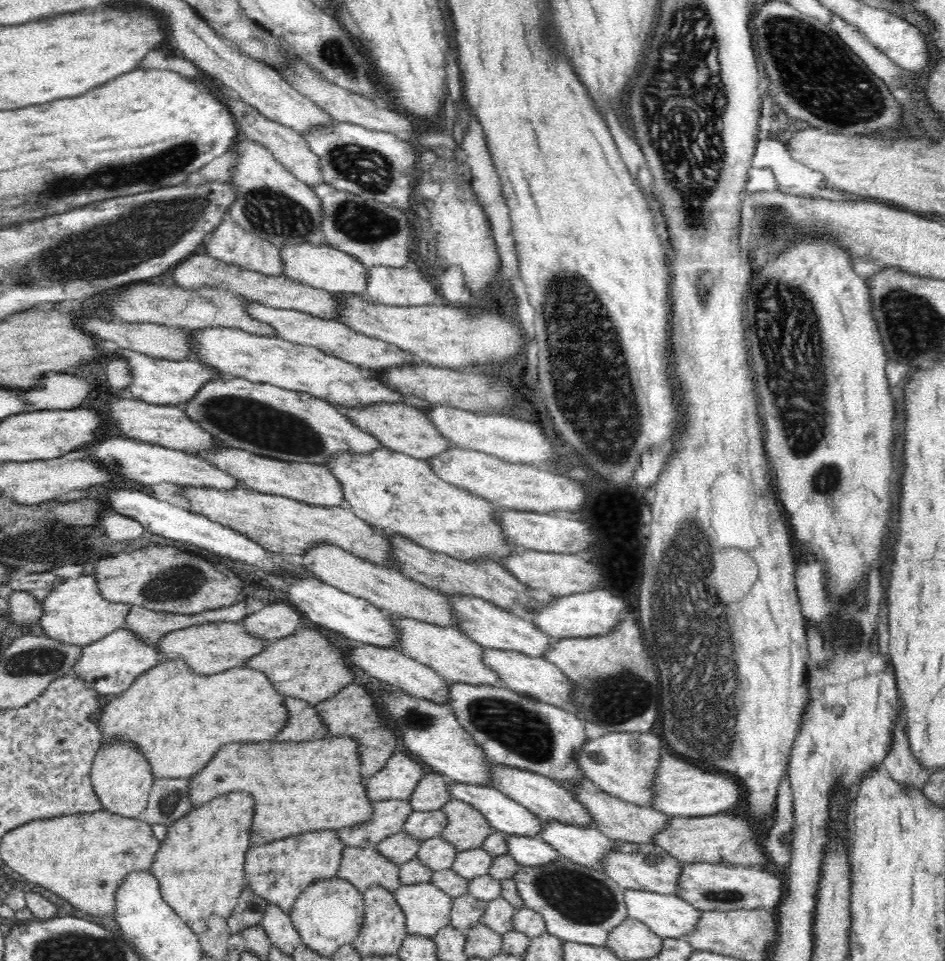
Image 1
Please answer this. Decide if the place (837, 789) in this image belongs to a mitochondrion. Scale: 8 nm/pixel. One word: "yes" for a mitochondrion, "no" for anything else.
no

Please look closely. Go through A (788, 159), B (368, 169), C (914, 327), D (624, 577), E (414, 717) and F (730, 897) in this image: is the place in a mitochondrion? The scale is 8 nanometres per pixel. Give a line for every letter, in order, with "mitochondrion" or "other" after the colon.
A: other
B: mitochondrion
C: mitochondrion
D: other
E: mitochondrion
F: other

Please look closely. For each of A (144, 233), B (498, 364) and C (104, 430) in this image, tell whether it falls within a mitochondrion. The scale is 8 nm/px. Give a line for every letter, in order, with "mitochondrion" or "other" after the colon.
A: mitochondrion
B: other
C: other

